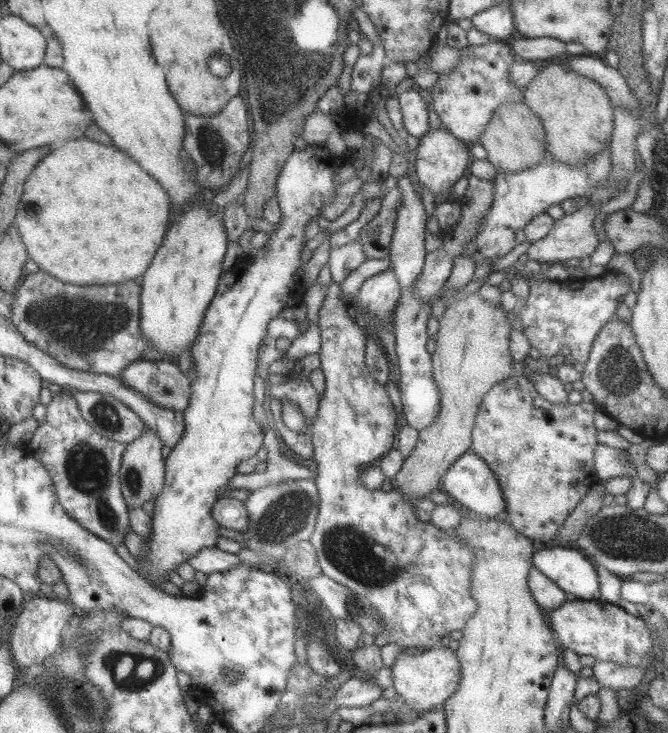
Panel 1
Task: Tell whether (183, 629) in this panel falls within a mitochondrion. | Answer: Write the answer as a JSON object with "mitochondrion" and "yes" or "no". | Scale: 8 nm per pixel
{"mitochondrion":"no"}

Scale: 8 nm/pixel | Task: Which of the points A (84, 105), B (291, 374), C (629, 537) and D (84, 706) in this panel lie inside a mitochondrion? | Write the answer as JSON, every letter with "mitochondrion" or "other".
{"A":"other","B":"other","C":"mitochondrion","D":"mitochondrion"}

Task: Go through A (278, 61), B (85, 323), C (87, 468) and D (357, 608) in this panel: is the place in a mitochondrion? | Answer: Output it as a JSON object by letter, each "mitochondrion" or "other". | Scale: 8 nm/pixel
{"A":"mitochondrion","B":"mitochondrion","C":"mitochondrion","D":"mitochondrion"}

